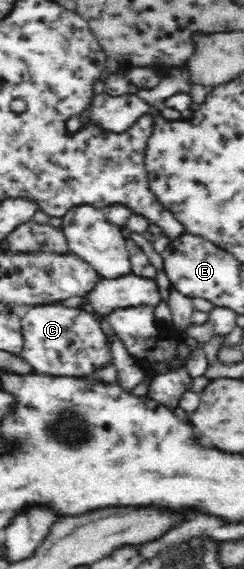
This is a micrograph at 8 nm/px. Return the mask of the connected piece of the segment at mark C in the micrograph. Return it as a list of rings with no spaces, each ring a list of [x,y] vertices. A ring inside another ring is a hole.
[[[59,303],[32,305],[21,318],[21,334],[23,343],[18,356],[38,374],[92,376],[115,363],[108,334],[92,311]]]

